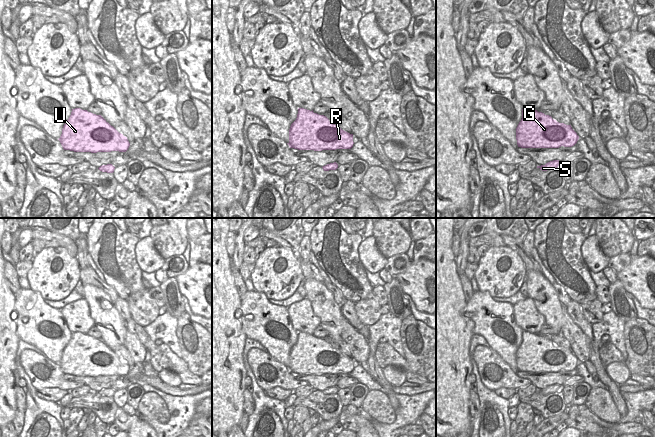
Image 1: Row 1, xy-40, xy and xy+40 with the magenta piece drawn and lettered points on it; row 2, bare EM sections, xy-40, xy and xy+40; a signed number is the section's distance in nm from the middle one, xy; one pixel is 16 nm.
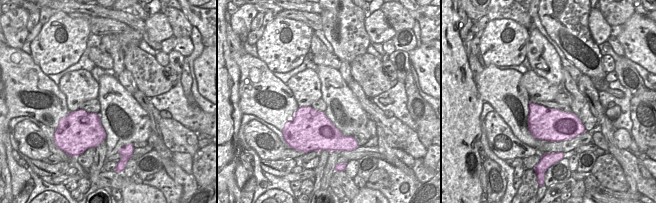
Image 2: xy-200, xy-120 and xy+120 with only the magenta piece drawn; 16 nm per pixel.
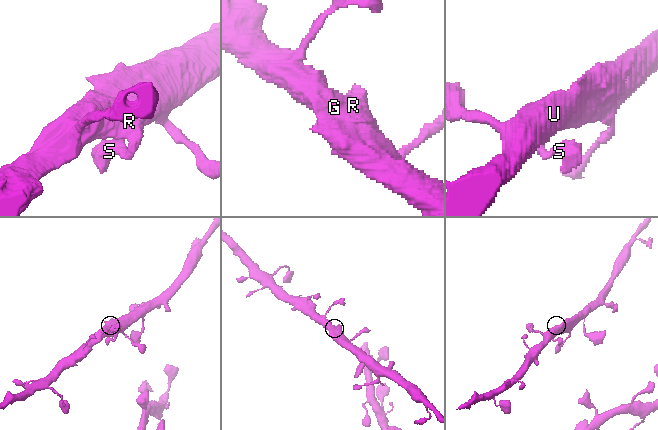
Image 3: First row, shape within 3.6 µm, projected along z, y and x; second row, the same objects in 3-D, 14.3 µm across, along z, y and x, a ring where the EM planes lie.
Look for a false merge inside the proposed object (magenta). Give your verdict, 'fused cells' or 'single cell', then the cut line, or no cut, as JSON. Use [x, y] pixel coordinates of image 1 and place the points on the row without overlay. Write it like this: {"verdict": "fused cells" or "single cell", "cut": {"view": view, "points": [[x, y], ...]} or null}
{"verdict": "single cell", "cut": null}

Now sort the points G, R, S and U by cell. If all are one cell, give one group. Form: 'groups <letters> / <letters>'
groups G R S U

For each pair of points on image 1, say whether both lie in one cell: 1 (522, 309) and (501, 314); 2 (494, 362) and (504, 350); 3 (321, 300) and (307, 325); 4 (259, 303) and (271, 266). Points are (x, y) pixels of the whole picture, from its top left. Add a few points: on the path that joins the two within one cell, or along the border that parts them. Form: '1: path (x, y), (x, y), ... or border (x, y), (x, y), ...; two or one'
1: border (512, 305), (514, 320), (523, 330); two
2: border (489, 346), (515, 372); two
3: border (306, 297), (320, 324); two
4: border (254, 289), (262, 292), (268, 298); two

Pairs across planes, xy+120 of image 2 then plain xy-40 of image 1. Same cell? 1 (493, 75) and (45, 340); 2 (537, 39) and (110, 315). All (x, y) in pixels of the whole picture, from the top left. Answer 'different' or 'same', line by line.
1: same
2: same

